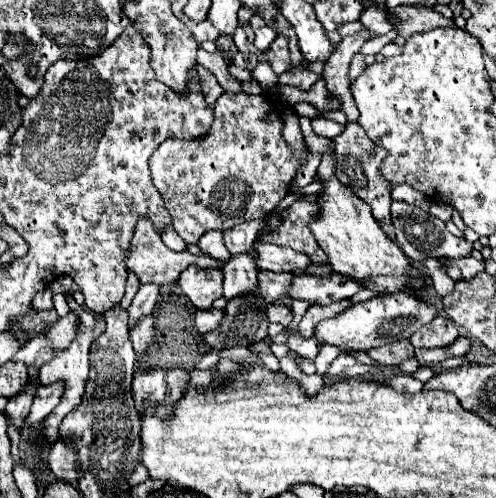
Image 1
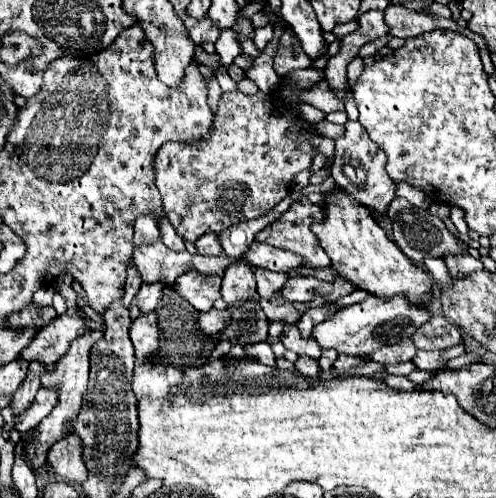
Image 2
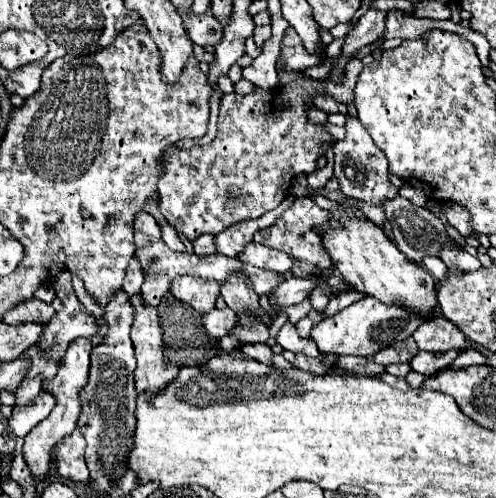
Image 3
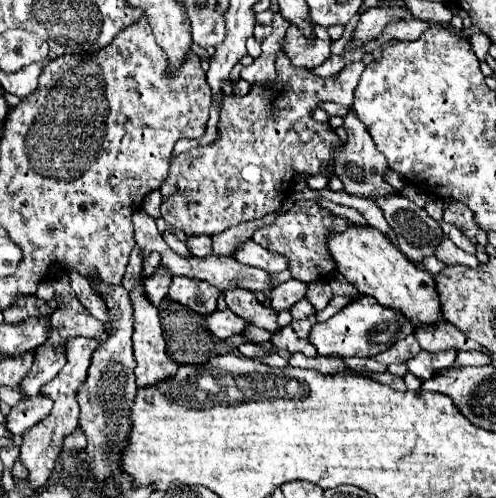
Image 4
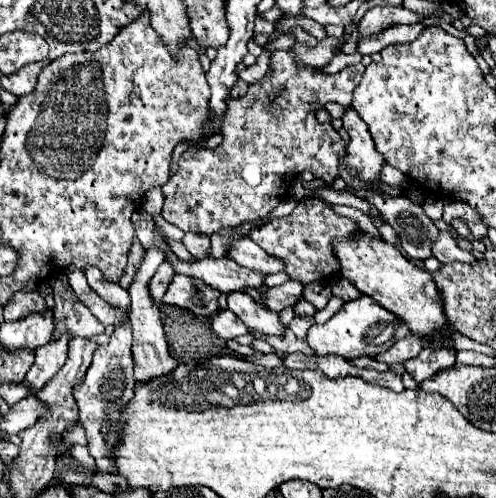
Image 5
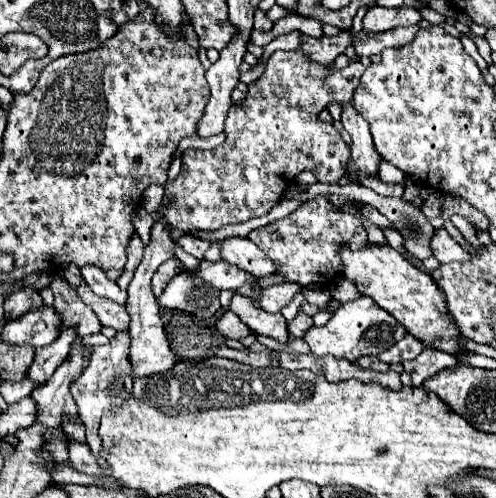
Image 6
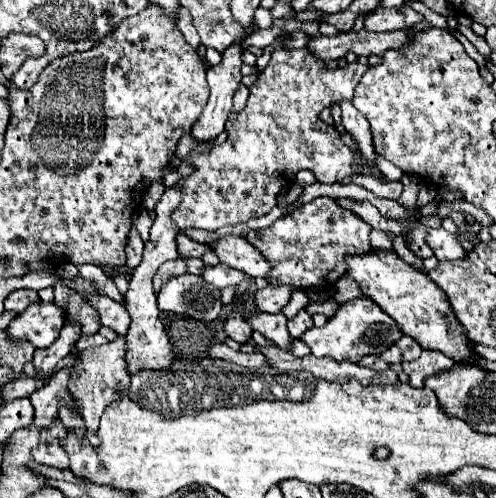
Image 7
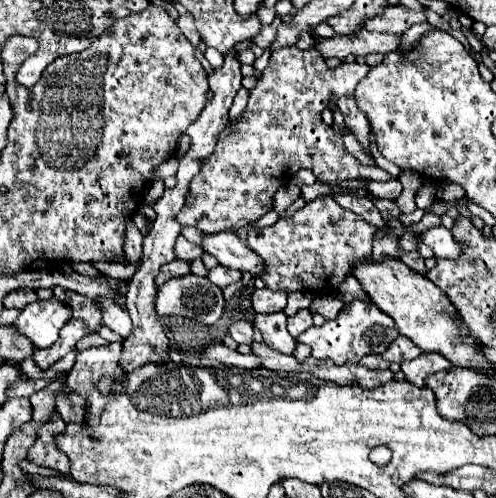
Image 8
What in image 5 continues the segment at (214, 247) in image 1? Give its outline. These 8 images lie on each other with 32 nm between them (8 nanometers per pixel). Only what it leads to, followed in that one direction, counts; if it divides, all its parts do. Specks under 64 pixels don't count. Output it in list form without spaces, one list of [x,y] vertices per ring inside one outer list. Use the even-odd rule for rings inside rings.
[[[186,234],[182,238],[182,244],[188,248],[188,252],[200,260],[200,258],[206,258],[208,252],[210,252],[210,238],[208,236],[196,236],[196,234]]]

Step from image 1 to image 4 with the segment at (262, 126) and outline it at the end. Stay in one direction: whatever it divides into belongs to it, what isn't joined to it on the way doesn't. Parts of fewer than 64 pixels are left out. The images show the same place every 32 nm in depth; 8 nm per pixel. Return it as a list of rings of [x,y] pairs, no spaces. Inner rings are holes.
[[[280,52],[276,58],[276,82],[272,88],[254,84],[246,96],[228,94],[220,110],[218,138],[210,146],[196,146],[190,152],[182,152],[170,160],[170,172],[160,184],[162,192],[162,218],[174,228],[230,228],[234,224],[262,218],[264,214],[276,210],[290,188],[294,176],[308,172],[324,172],[334,158],[334,148],[340,144],[338,136],[328,124],[318,124],[310,118],[310,112],[318,108],[320,100],[332,100],[338,104],[352,104],[354,88],[364,70],[362,62],[352,62],[342,68],[338,76],[318,78],[306,68],[290,66],[290,60]]]

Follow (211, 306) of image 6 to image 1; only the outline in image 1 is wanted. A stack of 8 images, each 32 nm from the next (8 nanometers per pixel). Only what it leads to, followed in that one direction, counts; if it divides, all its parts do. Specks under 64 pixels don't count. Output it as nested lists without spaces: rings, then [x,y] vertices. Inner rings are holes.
[[[186,268],[180,274],[180,288],[196,308],[210,308],[222,296],[220,284],[224,282],[220,268]]]

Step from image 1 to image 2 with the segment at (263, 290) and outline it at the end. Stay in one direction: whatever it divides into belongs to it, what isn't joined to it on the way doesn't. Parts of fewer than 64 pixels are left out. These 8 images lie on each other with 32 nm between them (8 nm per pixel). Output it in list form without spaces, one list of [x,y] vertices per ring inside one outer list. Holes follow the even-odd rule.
[[[252,268],[252,270],[254,270],[254,276],[256,276],[256,282],[258,282],[260,298],[266,298],[266,300],[280,298],[280,288],[284,288],[288,276],[268,272],[268,270],[262,270],[262,268]]]

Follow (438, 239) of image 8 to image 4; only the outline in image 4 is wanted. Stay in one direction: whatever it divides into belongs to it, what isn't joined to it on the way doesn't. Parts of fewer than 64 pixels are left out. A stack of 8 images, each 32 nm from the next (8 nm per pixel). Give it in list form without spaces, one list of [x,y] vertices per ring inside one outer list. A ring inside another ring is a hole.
[[[444,238],[444,240],[438,244],[438,248],[436,248],[436,258],[442,260],[446,266],[454,266],[454,264],[458,264],[458,266],[468,266],[468,268],[478,268],[478,266],[480,266],[480,262],[478,262],[476,256],[460,250],[450,238]]]

